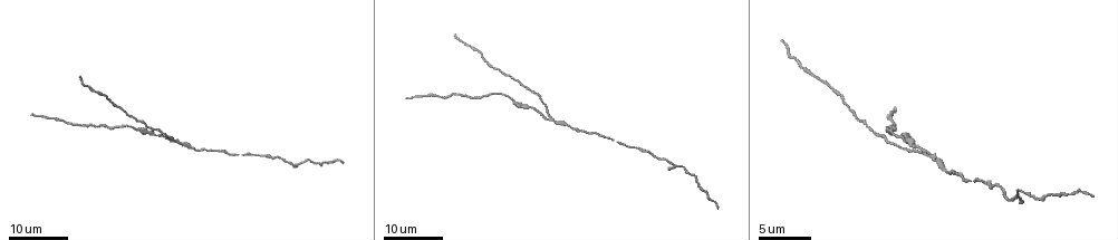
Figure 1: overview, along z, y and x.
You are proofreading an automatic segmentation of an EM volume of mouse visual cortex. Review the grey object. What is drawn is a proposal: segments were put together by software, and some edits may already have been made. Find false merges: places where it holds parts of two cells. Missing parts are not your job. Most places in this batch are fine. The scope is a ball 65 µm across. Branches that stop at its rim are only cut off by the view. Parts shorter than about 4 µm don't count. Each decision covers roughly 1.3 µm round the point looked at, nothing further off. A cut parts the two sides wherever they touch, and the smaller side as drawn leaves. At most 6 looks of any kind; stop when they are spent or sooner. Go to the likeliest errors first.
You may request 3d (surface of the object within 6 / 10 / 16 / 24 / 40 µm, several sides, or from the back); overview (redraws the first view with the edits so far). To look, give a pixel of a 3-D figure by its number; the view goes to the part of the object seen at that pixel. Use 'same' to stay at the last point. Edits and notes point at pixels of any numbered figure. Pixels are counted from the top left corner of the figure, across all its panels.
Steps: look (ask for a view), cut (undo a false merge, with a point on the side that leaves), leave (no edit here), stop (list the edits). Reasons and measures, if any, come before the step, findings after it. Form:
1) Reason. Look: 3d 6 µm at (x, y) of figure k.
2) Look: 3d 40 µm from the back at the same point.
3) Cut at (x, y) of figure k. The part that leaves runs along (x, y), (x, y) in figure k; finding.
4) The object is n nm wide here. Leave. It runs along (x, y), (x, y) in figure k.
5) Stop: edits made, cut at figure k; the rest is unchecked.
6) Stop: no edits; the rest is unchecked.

Two arms in line, one across. Look: 3d 24 µm at (176, 140) of figure 1.

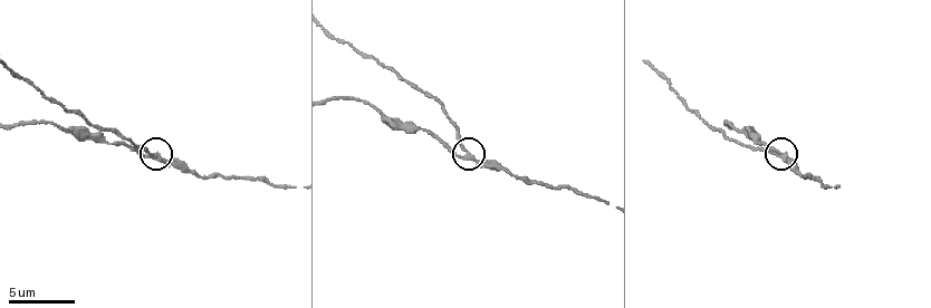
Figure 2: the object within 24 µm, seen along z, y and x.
Look: 3d 10 µm at (154, 156) of figure 2.

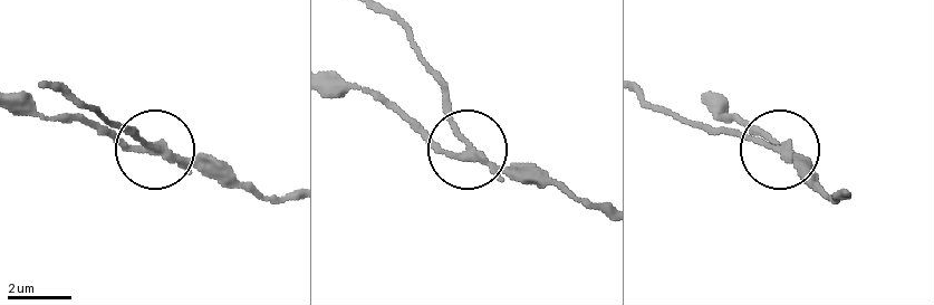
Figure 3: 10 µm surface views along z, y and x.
3 arms meet here. Cut at (454, 123) of figure 3. The part that leaves runs along (482, 154), (458, 125), (436, 69), (381, 13) in figure 3; two cells meet here.

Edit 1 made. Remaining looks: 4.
Look: overview.

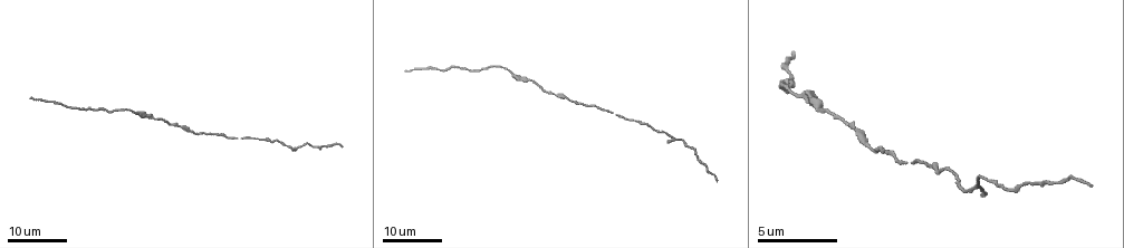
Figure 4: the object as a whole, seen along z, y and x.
A narrow waist. Look: 3d 24 µm at (307, 144) of figure 4.

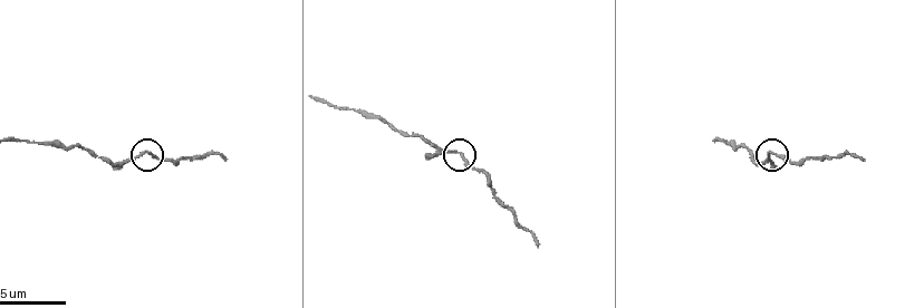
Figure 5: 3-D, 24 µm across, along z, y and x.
Look: 3d 10 µm at (768, 155) of figure 5.

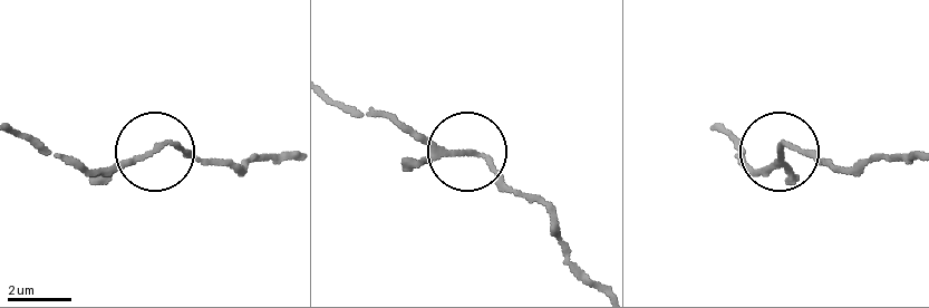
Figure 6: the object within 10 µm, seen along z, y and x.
Leave. It runs along (332, 98), (468, 152), (530, 202) in figure 6; continuous, no second cell.

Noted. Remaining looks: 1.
Calibre changes. Look: 3d 10 µm at (69, 131) of figure 2.

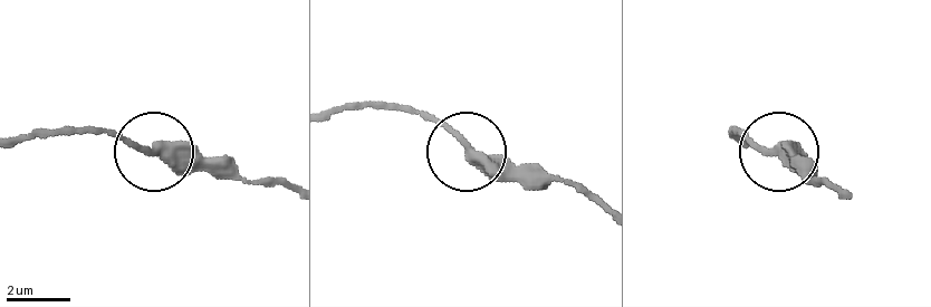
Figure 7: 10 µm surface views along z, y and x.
Leave. Continuous, no second cell.

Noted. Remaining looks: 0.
Stop: edits made, cut at figure 3; the rest is unchecked.

